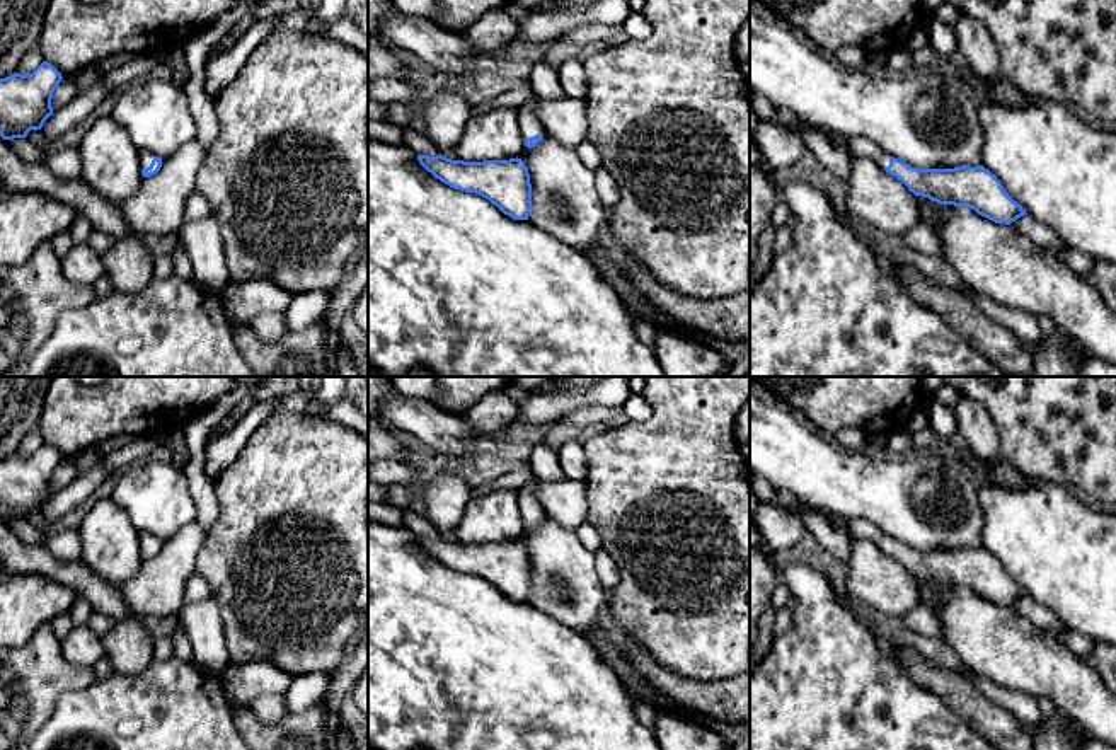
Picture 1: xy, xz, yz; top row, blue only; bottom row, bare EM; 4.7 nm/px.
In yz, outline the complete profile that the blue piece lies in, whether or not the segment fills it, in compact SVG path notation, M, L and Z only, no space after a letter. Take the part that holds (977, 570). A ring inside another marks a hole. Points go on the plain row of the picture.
M845 518L845 530L852 540L872 540L888 556L901 562L915 578L939 586L968 588L978 597L1010 607L1027 597L1004 571L1002 564L983 547L954 551L917 551L895 539L867 520Z

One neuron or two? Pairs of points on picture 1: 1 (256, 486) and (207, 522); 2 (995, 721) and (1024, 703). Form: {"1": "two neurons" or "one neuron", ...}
{"1": "two neurons", "2": "two neurons"}

